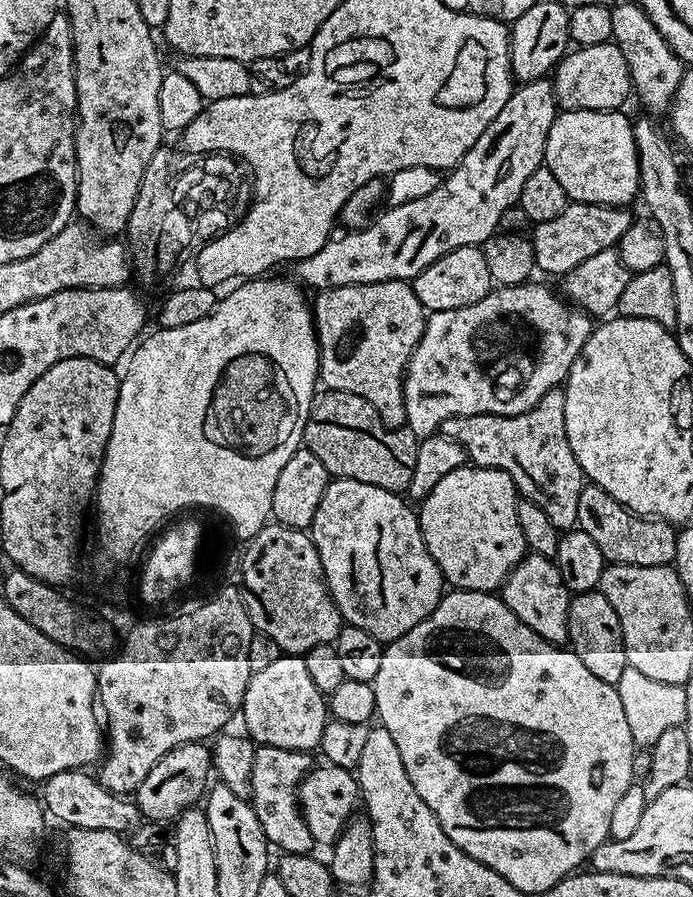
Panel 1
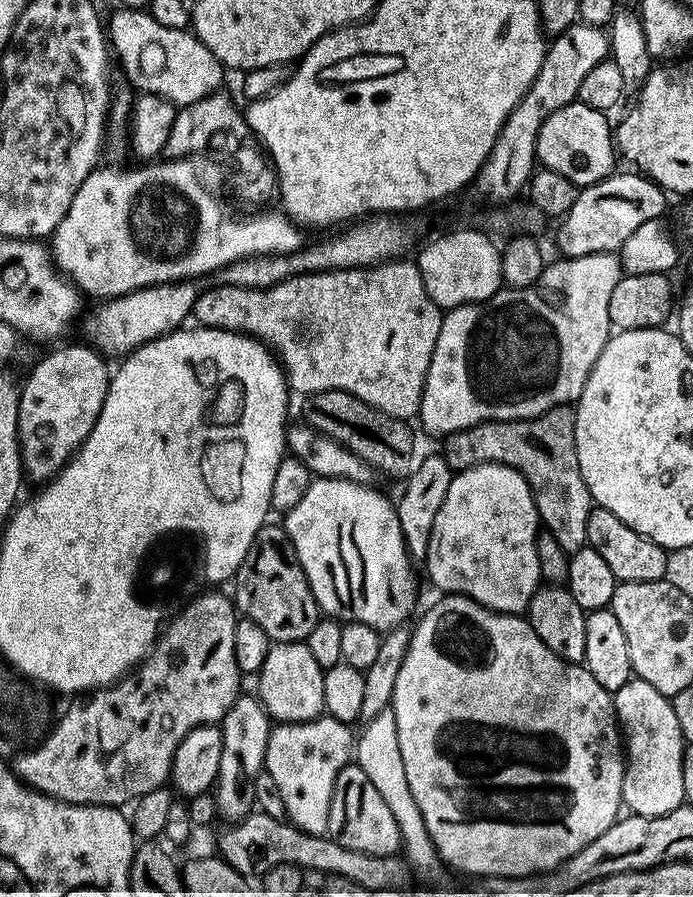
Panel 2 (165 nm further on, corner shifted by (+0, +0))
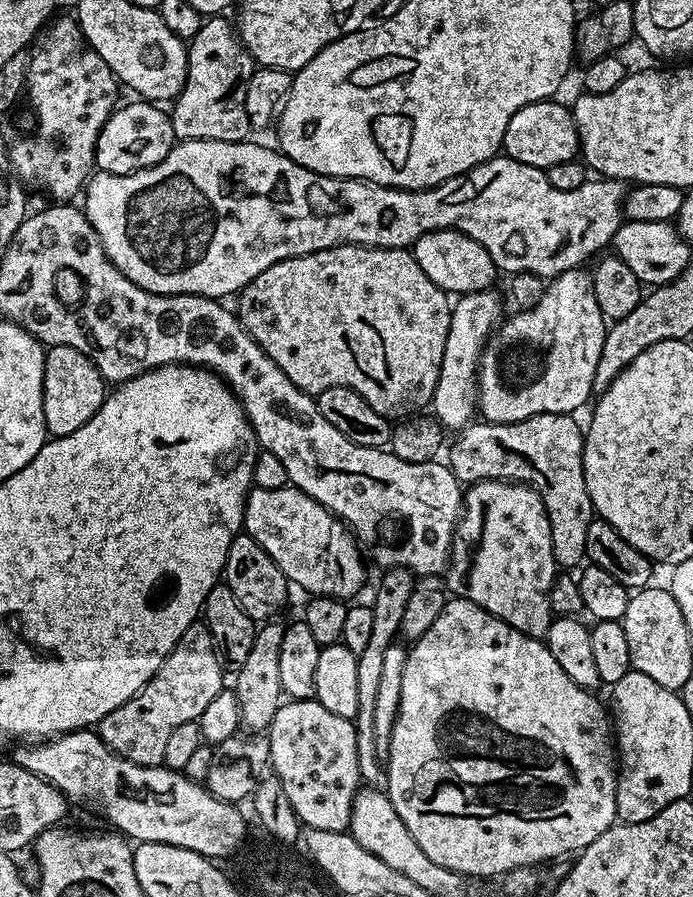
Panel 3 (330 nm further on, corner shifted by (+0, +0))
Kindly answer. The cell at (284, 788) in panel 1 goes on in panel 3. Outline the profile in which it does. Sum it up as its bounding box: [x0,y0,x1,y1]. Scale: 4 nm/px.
[266,698,362,832]

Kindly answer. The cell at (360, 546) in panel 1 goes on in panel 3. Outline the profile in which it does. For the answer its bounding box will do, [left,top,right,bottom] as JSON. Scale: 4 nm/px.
[242,486,366,602]

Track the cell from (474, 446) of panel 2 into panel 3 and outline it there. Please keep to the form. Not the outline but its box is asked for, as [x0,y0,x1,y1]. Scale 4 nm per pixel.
[448,412,594,570]

